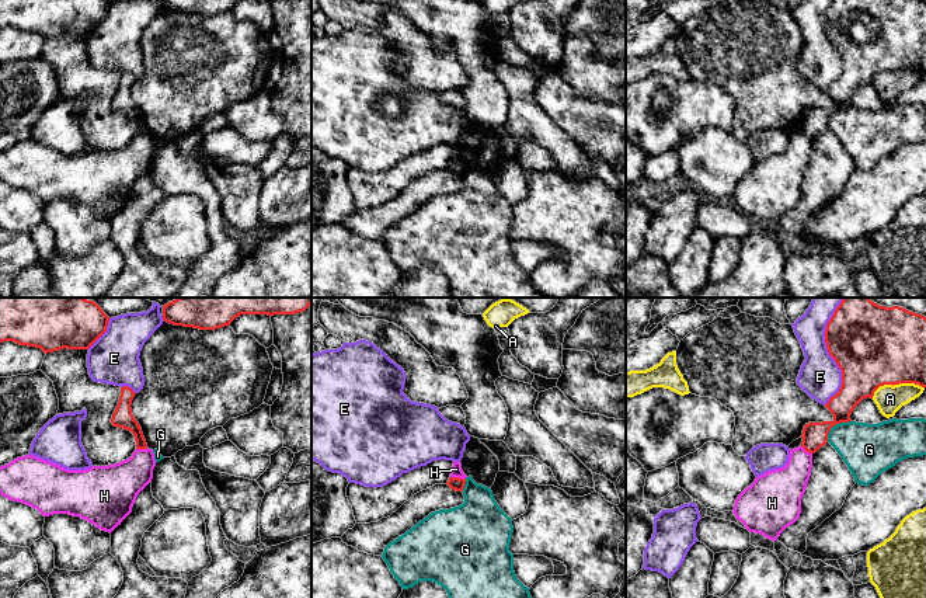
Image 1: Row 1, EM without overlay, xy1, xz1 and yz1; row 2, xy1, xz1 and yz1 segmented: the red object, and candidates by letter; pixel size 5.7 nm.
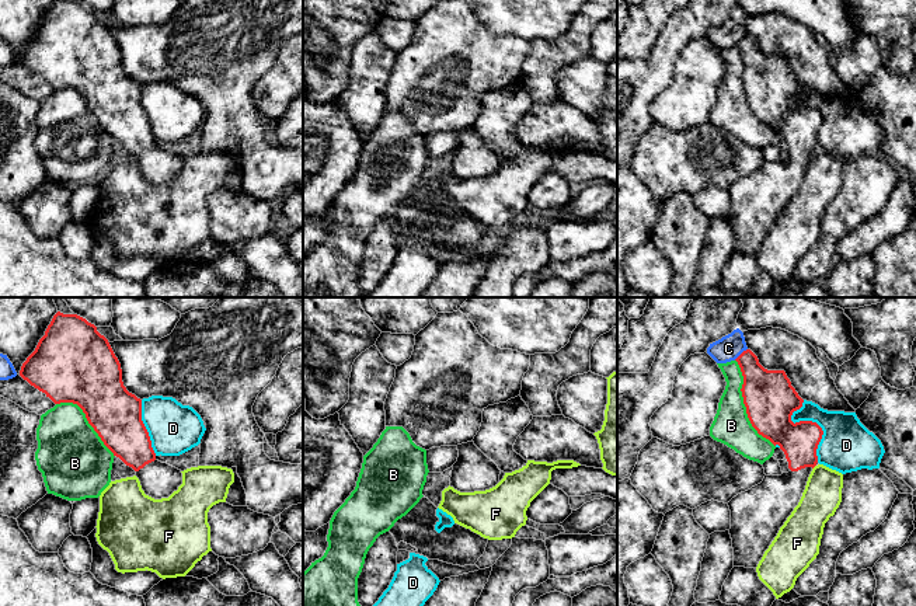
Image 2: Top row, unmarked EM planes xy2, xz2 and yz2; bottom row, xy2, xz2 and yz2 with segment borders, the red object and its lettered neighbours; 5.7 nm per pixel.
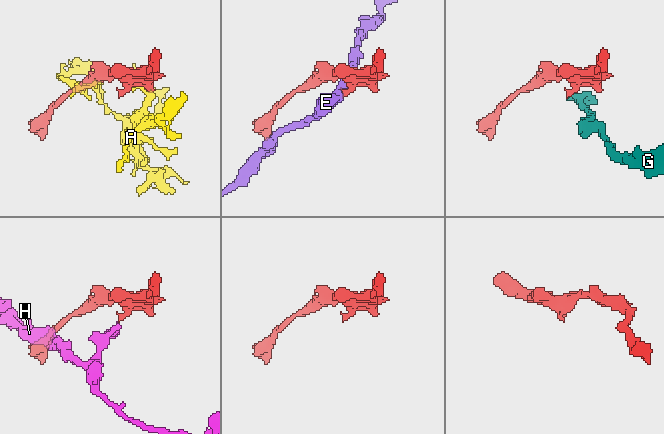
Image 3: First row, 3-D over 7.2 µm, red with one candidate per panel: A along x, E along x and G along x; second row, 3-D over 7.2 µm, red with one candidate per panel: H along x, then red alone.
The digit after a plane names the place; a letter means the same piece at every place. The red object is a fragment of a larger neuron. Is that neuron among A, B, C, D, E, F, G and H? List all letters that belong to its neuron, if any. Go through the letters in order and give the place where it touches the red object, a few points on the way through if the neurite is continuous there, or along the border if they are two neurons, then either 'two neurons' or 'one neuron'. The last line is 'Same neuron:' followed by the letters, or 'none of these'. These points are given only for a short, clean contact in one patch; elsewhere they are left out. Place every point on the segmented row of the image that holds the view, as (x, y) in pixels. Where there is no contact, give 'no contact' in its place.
A: yz1 (895, 383) | two neurons
B: yz2 (744, 403) | two neurons
C: yz2 (741, 354) | two neurons
D: yz2 (811, 421) | two neurons
E: yz1 (828, 351) | two neurons
F: yz2 (814, 466) | along yz2 (815, 465), (812, 469) | two neurons
G: yz1 (834, 424) | along yz1 (850, 420), (836, 423), (831, 428), (827, 441) | two neurons
H: xz1 (458, 477) | along xz1 (451, 476), (465, 479) | two neurons
Same neuron: none of these

